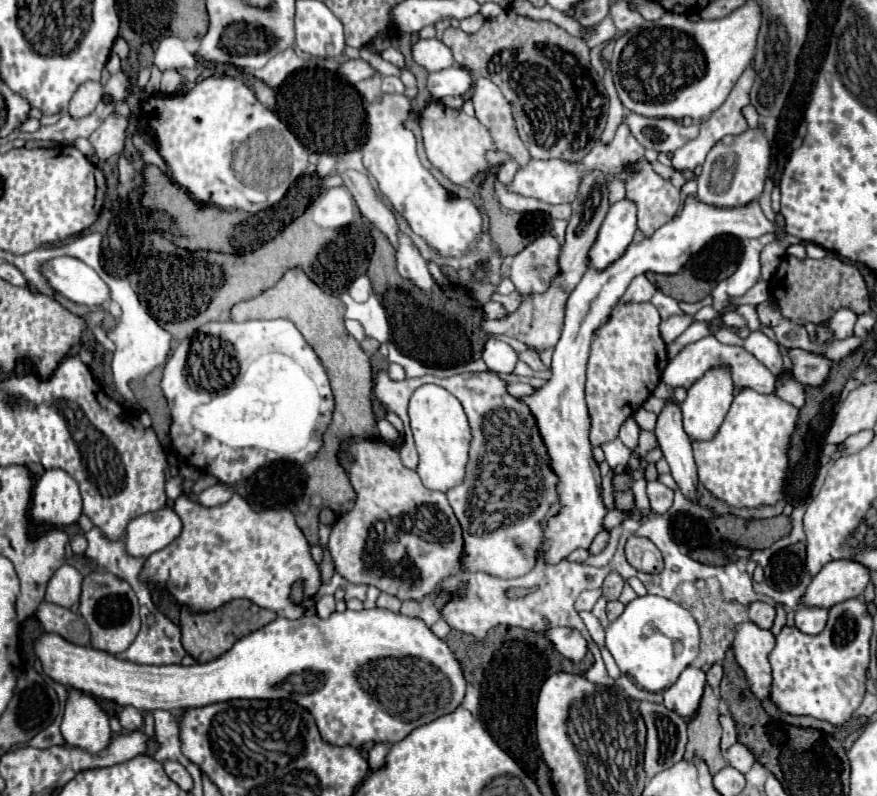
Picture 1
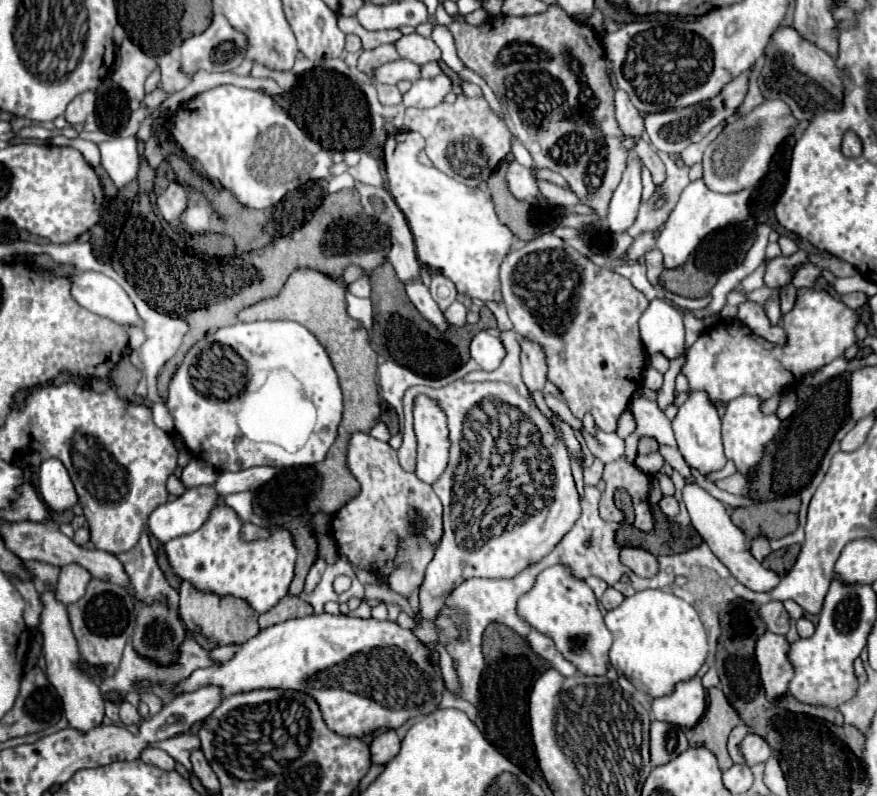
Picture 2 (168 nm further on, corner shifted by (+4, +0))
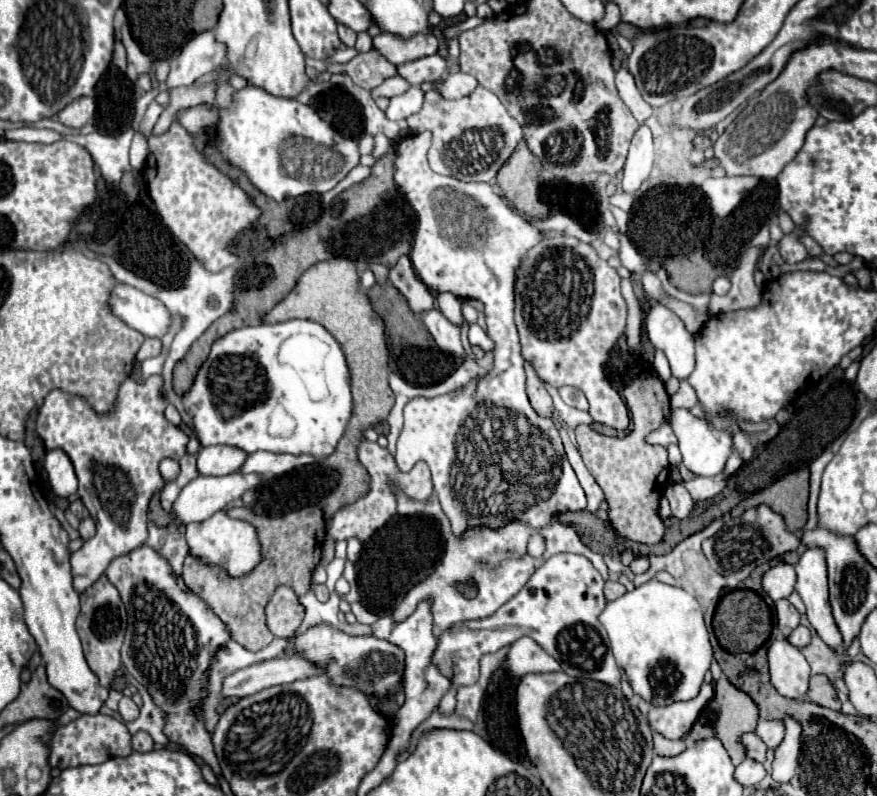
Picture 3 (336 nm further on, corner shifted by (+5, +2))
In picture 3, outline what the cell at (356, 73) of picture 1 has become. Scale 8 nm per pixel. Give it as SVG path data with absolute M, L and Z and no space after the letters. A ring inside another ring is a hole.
M433 54L427 58L419 58L415 62L409 62L407 66L399 66L397 70L399 70L399 76L403 76L411 84L419 86L423 82L439 80L447 72L447 60L439 54Z

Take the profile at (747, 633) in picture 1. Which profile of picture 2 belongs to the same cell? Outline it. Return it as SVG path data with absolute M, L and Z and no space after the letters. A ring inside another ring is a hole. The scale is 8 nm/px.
M764 632L756 640L754 656L760 668L762 686L768 700L776 700L786 694L788 680L792 678L792 664L788 664L786 652L788 652L788 640L784 636Z

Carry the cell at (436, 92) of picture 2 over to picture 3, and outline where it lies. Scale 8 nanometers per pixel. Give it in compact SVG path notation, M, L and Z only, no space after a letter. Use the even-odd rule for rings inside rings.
M413 86L405 94L393 96L389 100L385 116L389 120L403 120L403 118L419 112L419 106L423 106L423 90L419 86Z

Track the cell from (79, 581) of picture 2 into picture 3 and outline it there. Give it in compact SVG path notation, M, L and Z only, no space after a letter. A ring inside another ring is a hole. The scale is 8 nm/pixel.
M157 374L141 382L127 378L119 388L117 404L111 414L95 414L89 402L61 390L53 390L45 398L45 404L39 410L37 434L43 438L47 450L61 448L67 452L79 478L79 498L83 500L85 508L89 510L91 518L97 524L97 534L85 540L81 550L73 552L71 556L73 586L77 592L83 592L87 586L91 586L107 570L113 558L129 554L131 550L139 548L147 540L147 506L151 496L165 486L157 466L163 458L179 460L187 452L187 442L189 442L189 436L179 426L167 422L163 414L167 404L169 402L163 388L163 376Z

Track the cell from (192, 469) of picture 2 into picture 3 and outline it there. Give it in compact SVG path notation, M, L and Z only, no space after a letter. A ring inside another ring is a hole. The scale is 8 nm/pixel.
M227 444L207 446L199 454L197 466L199 466L199 472L205 476L225 476L225 474L237 472L245 464L247 456L249 454L237 446L227 446Z

